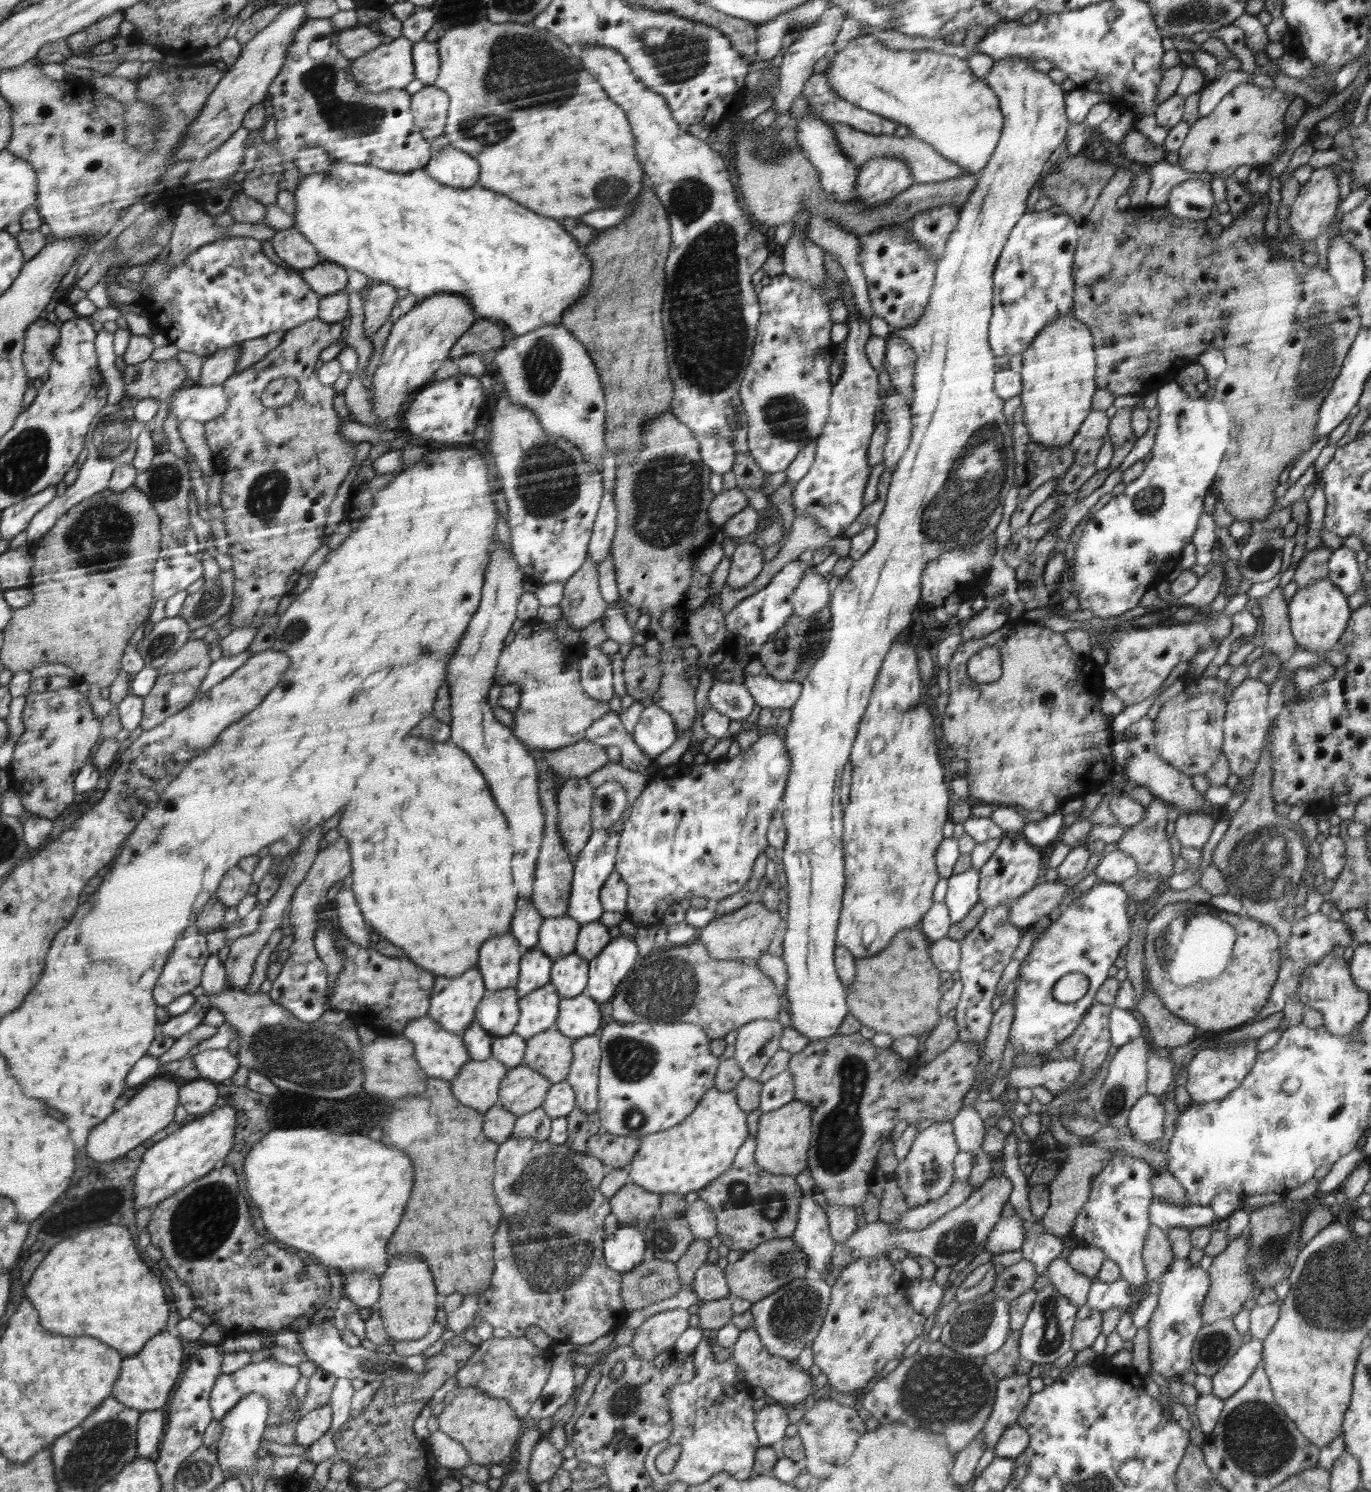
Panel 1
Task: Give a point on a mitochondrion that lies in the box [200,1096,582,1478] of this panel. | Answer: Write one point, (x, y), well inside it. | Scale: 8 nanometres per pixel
(392, 1367)

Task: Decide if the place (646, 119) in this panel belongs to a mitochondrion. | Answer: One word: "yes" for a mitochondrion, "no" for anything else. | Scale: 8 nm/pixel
no

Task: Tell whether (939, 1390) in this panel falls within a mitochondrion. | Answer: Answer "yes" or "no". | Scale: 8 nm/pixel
yes

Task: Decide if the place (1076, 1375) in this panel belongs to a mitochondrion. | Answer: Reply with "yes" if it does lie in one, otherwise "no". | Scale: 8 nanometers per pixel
no

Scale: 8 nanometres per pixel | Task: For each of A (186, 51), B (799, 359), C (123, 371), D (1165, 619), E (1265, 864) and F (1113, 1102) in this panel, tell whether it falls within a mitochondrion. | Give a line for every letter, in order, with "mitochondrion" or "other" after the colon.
A: other
B: other
C: other
D: other
E: mitochondrion
F: mitochondrion

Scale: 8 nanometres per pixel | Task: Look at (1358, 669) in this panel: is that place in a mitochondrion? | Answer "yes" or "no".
no

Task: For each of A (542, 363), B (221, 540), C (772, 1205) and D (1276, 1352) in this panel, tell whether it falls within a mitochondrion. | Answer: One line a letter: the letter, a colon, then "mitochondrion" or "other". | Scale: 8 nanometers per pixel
A: mitochondrion
B: other
C: mitochondrion
D: other

